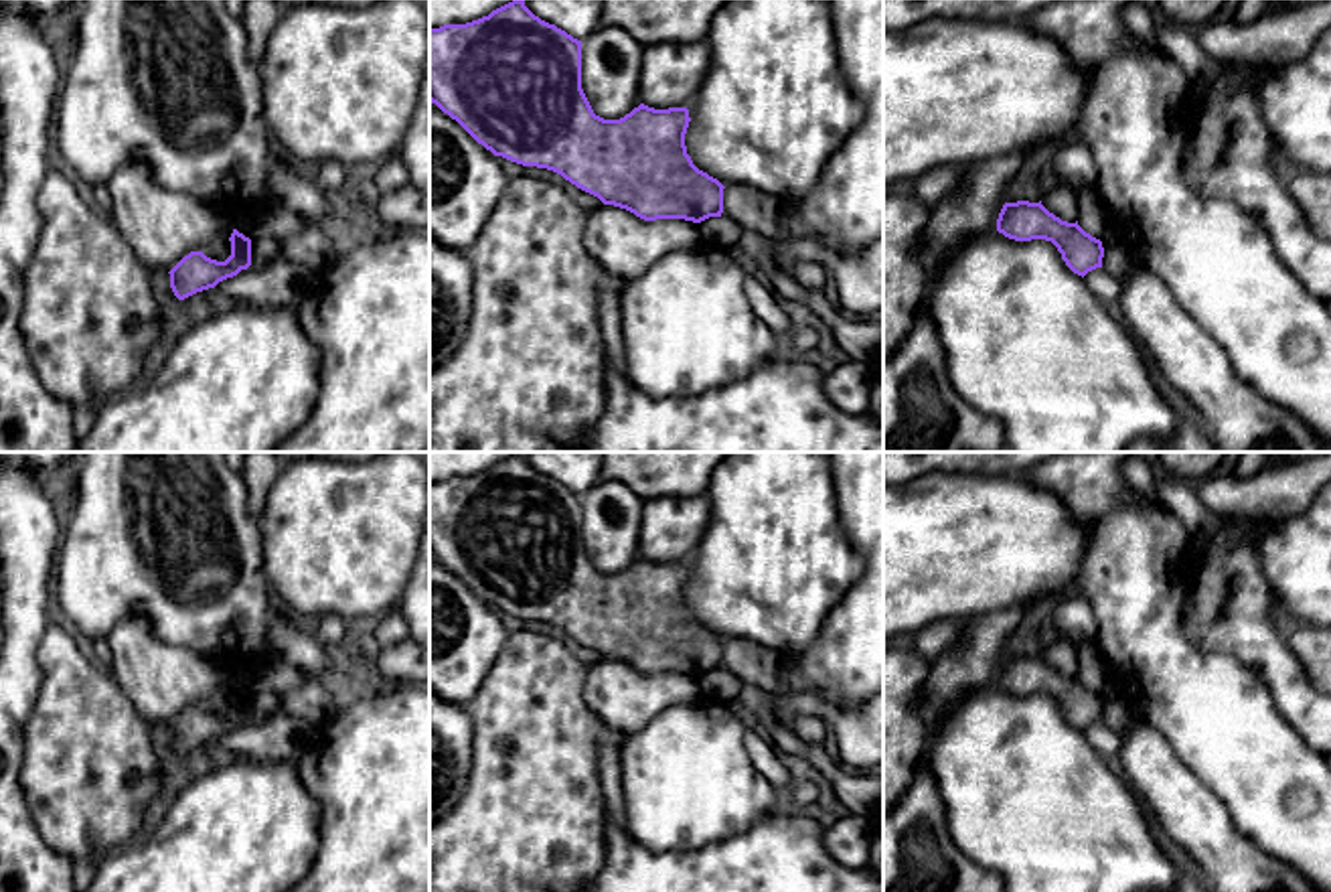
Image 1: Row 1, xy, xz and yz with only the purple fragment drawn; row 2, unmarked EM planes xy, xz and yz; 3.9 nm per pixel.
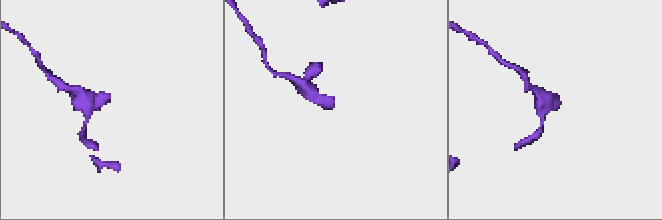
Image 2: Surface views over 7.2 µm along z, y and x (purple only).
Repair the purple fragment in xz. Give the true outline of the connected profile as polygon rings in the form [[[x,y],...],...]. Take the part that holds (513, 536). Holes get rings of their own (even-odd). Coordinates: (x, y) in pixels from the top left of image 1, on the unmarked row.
[[[523,452],[466,478],[429,482],[429,555],[494,610],[553,624],[604,659],[626,663],[644,675],[685,673],[701,677],[723,667],[725,641],[699,624],[687,608],[689,564],[654,564],[640,558],[620,574],[596,570],[581,543],[581,495],[535,470]]]

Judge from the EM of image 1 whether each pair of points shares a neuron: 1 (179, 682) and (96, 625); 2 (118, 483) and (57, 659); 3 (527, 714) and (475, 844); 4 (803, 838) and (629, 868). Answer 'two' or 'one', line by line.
1: two
2: two
3: one
4: one

